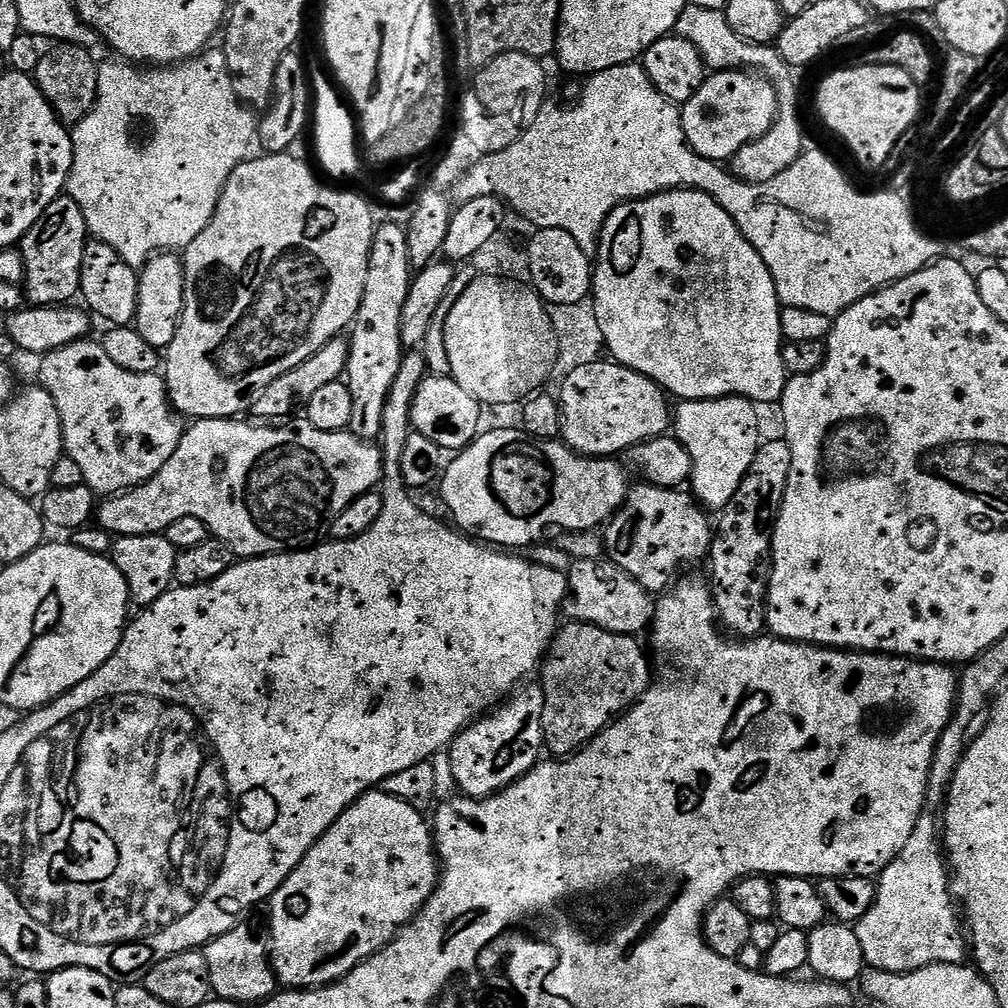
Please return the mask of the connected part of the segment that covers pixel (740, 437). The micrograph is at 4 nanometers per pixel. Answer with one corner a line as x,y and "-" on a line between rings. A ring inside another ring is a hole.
743,398
685,400
674,408
674,435
692,459
691,495
705,509
723,509
750,470
762,443
757,405

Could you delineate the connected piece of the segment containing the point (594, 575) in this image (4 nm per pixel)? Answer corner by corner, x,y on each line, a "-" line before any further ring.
582,559
573,561
571,566
567,573
569,593
561,604
561,613
569,621
596,625
610,633
635,636
651,625
655,612
651,593
616,564

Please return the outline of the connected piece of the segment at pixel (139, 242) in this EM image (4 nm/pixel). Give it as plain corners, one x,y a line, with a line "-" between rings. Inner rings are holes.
212,46
197,56
180,61
179,64
162,66
159,68
142,69
122,58
112,60
97,67
97,88
94,103
89,111
74,124
72,133
72,169
68,175
66,185
67,195
78,202
82,210
82,218
86,218
86,226
91,239
101,240
106,246
110,246
127,264
143,266
156,253
167,253
169,250
183,250
188,247
194,238
208,224
220,197
220,189
223,188
230,174
244,160
249,159
248,147
254,144
258,136
258,120
251,116
249,109
236,92
229,68
226,66
223,49

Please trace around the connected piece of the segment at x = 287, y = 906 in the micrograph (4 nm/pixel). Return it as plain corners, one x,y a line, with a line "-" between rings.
369,790
363,796
359,796
354,803
337,818
322,834
322,838
302,858
302,862
284,879
282,886
276,889
270,897
272,904
272,940
270,939
270,963
277,981
285,989
303,990
306,988
324,988
335,980
341,980
350,970
357,968
363,960
368,960
375,952
381,952
390,941
405,928
408,923
417,916
425,902
432,896
436,889
438,879
438,857
434,843
434,833
429,821
424,821
424,816
419,807
407,804
405,800
399,800
393,796
387,796
382,790

